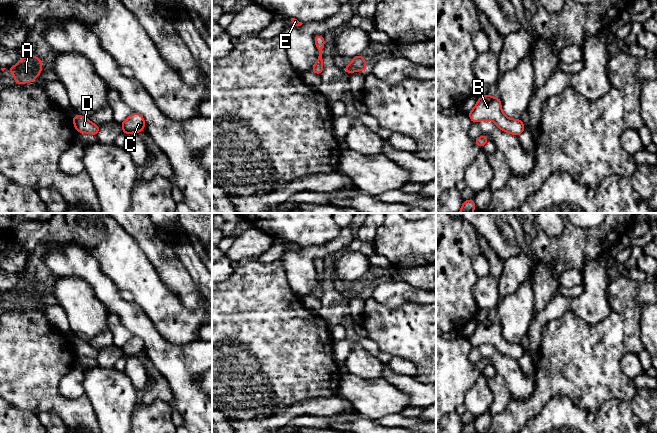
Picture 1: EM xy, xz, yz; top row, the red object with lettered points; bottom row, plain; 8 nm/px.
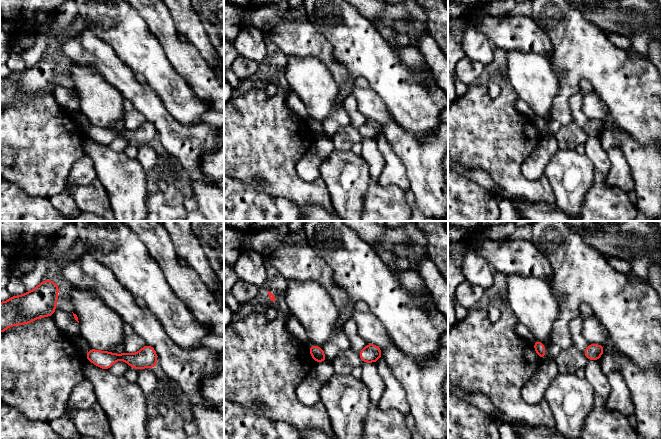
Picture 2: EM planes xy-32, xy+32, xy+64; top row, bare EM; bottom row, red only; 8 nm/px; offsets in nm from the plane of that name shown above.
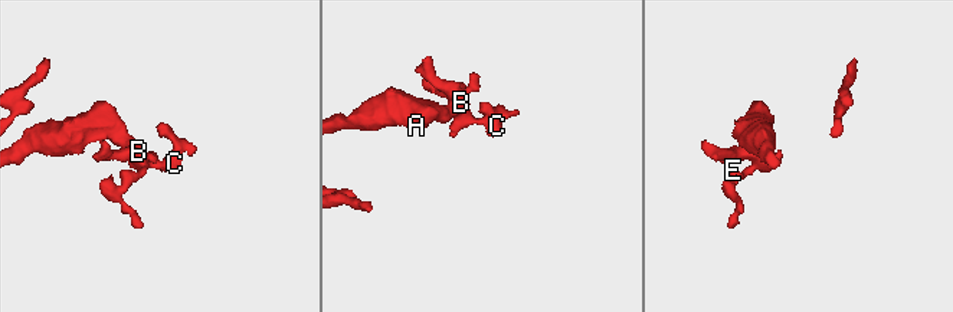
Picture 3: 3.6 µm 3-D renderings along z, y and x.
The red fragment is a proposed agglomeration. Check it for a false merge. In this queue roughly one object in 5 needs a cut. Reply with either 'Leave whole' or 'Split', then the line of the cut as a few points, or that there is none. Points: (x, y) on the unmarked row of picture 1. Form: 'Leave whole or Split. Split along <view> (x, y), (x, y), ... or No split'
Leave whole. No split

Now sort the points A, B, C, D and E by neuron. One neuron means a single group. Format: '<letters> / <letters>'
A B C D E

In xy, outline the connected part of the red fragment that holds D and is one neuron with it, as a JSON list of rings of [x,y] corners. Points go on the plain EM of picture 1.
[[[78,338],[74,339],[72,344],[78,357],[89,357],[97,360],[100,349],[93,348],[88,342]]]

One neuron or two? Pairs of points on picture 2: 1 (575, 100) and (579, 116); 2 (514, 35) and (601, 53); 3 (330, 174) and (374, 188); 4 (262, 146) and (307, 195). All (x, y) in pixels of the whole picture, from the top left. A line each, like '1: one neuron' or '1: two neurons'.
1: one neuron
2: two neurons
3: two neurons
4: one neuron

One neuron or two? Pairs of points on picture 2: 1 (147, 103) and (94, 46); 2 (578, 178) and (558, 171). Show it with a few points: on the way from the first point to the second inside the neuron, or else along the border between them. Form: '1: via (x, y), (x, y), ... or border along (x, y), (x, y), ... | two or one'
1: via (133, 89), (104, 60) | one
2: via (573, 175), (563, 171) | one

